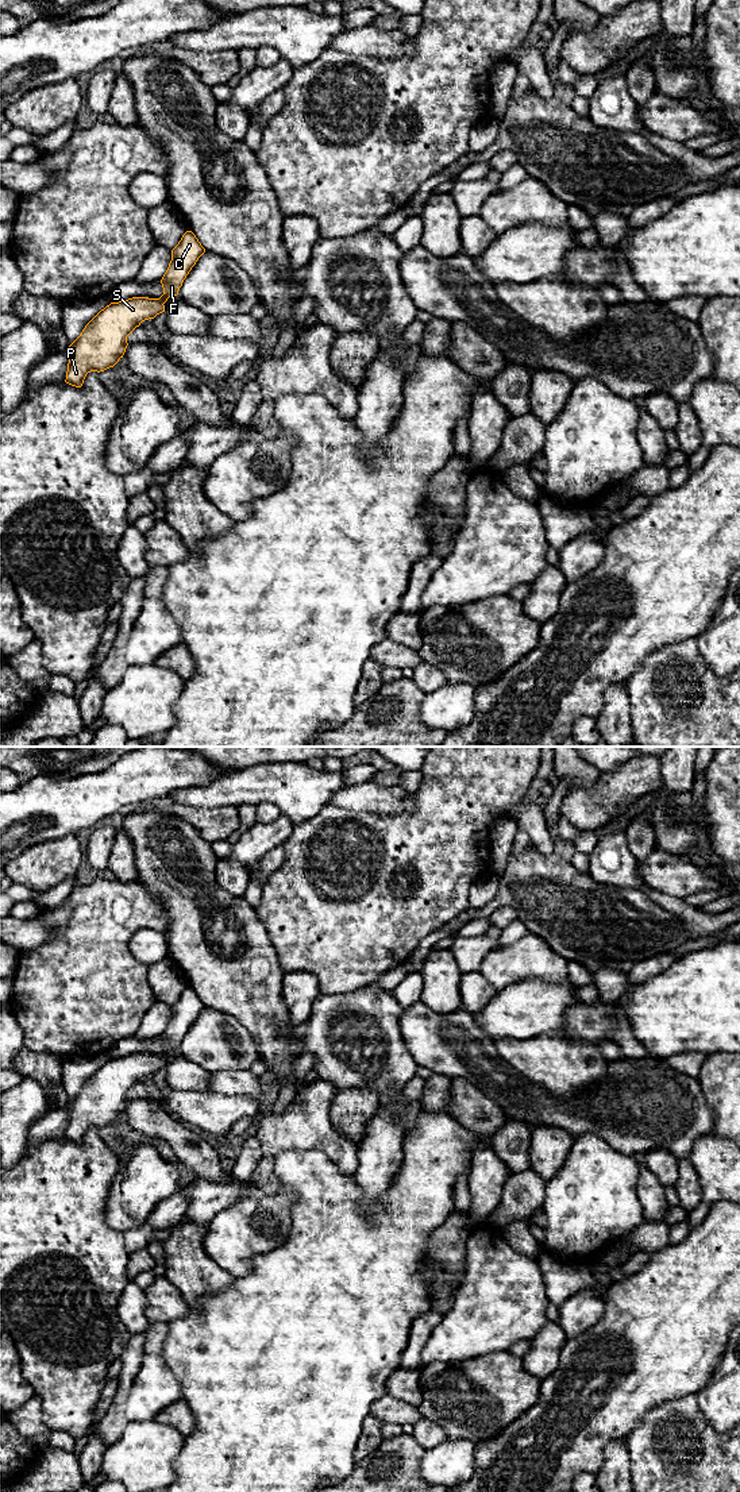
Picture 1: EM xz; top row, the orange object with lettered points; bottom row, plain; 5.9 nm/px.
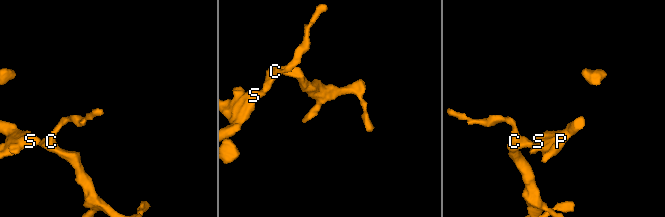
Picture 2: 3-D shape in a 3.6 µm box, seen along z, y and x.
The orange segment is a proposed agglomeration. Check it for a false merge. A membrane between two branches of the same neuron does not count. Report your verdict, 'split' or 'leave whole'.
leave whole

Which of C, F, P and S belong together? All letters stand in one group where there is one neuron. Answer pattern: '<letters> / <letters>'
C F P S

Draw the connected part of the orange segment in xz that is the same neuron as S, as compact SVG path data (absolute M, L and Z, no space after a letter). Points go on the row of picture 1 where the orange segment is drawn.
M186 231L171 250L171 261L161 279L163 294L159 298L132 297L101 309L69 346L65 382L81 388L88 373L113 367L126 352L127 336L142 321L165 312L163 304L178 294L184 279L204 252L196 235Z

